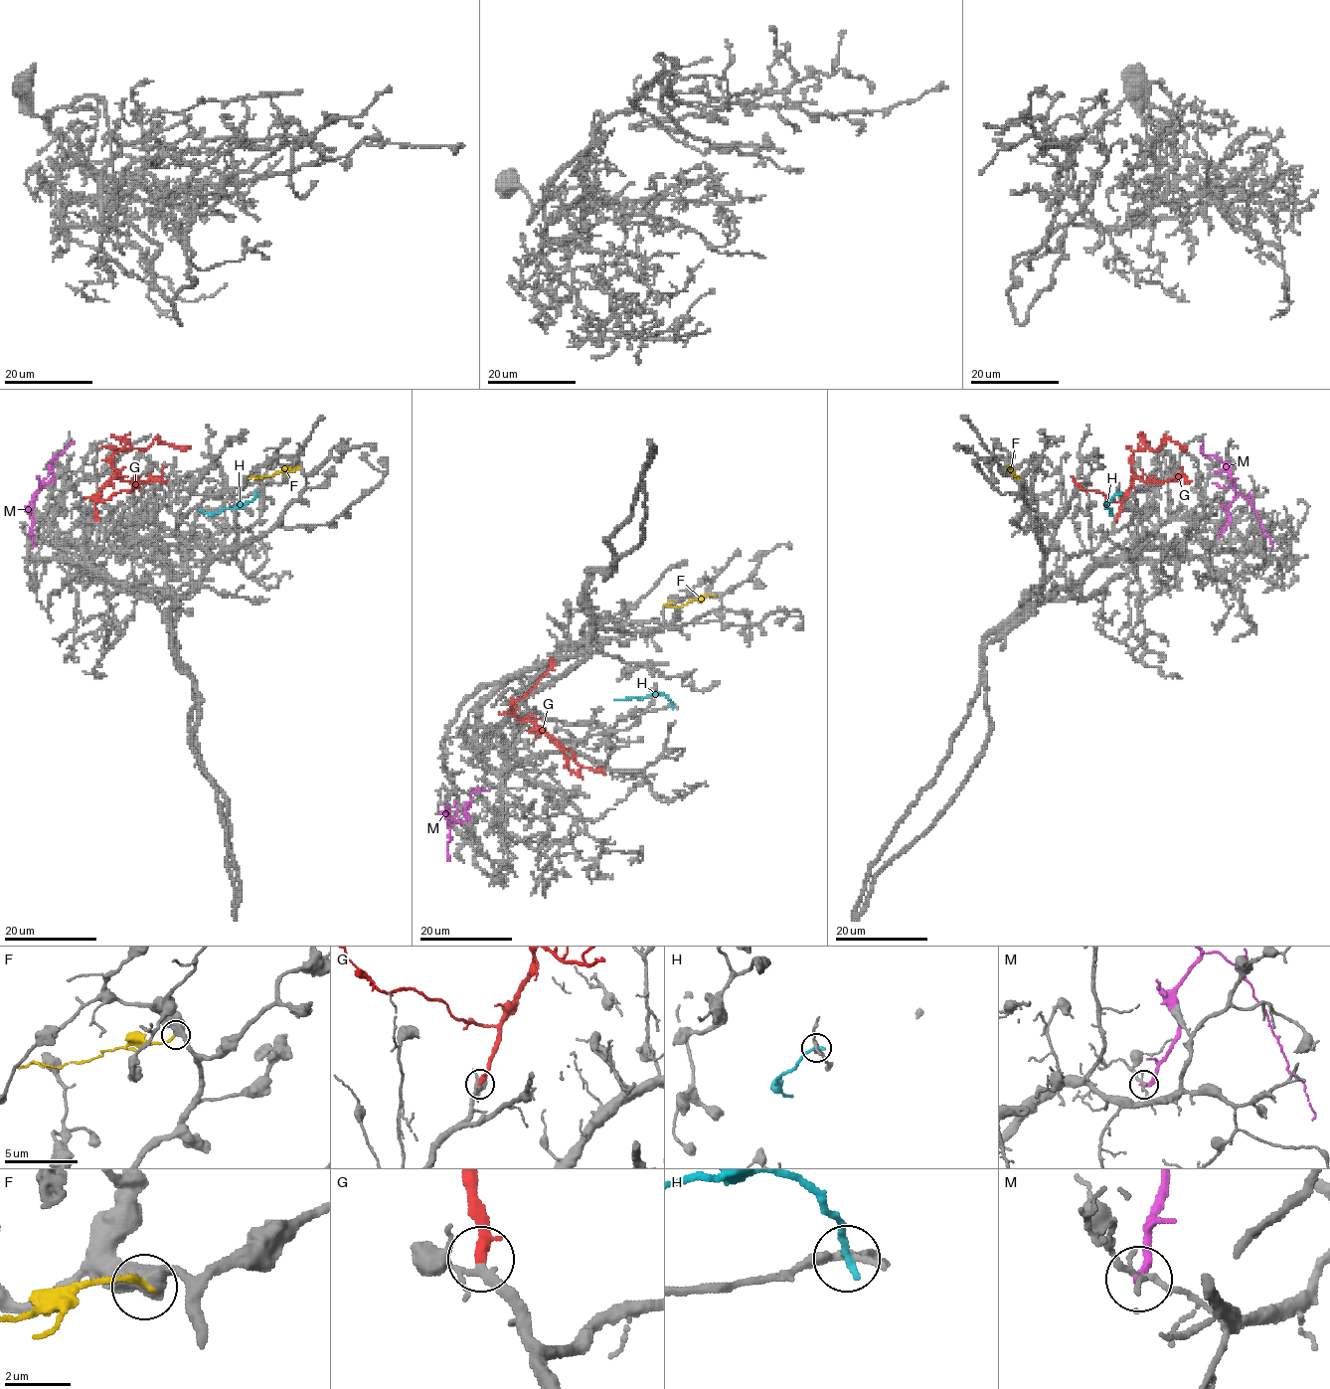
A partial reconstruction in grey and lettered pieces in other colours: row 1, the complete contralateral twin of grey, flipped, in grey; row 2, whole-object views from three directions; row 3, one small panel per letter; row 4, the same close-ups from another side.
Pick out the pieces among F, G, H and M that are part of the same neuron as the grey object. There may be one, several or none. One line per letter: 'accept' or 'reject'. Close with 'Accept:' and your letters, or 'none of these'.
F: reject
G: accept
H: reject
M: reject
Accept: G

